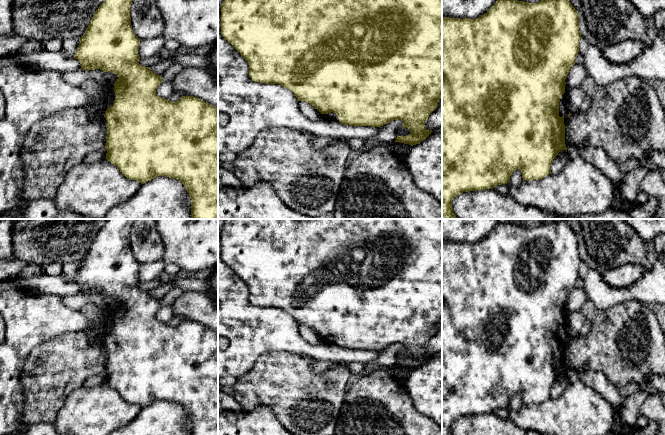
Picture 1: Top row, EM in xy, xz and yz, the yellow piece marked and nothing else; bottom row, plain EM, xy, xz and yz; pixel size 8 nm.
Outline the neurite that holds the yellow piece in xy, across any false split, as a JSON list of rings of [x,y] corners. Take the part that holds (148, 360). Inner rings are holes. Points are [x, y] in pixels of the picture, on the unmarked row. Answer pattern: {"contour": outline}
{"contour": [[[108,219],[104,226],[98,231],[92,241],[85,257],[79,262],[79,270],[76,278],[73,280],[81,288],[82,294],[100,293],[103,296],[111,296],[117,299],[118,303],[113,311],[107,312],[112,319],[111,330],[107,334],[102,334],[102,343],[106,348],[107,361],[105,367],[106,383],[111,386],[117,393],[131,404],[136,404],[144,408],[158,400],[165,400],[179,404],[191,422],[191,435],[218,435],[218,332],[194,320],[182,320],[176,326],[170,326],[156,318],[157,311],[163,306],[162,299],[153,297],[149,291],[139,288],[141,283],[138,274],[140,263],[135,259],[131,250],[130,234],[133,223],[136,219]]]}

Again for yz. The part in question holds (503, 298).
{"contour": [[[544,221],[538,227],[528,227],[523,225],[513,224],[511,222],[498,223],[496,227],[481,241],[475,243],[458,243],[442,241],[442,435],[453,435],[452,424],[459,418],[467,415],[478,415],[485,413],[493,413],[496,409],[507,408],[510,406],[510,400],[516,393],[520,393],[522,396],[523,404],[540,404],[547,399],[551,398],[551,388],[553,383],[562,374],[567,376],[565,369],[565,352],[569,346],[571,337],[566,329],[567,311],[565,303],[571,291],[575,288],[575,283],[579,275],[579,265],[582,262],[579,253],[579,238],[570,225],[563,221]]]}

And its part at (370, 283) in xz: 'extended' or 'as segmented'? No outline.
extended

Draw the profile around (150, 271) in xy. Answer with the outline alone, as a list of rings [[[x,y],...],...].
[[[163,260],[141,264],[138,274],[140,282],[149,282],[163,276],[165,264]]]

